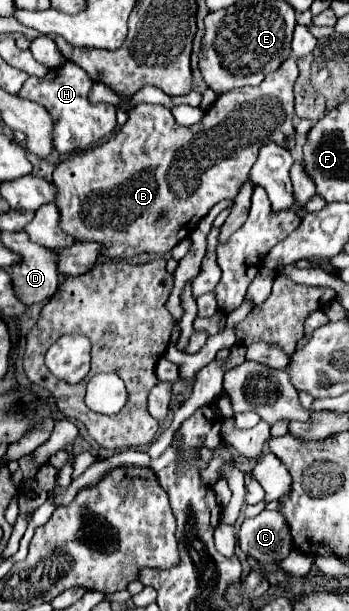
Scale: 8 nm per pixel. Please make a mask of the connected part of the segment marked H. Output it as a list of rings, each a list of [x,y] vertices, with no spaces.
[[[66,62],[64,66],[50,70],[44,78],[30,76],[18,94],[26,100],[40,102],[50,112],[52,122],[54,122],[54,130],[52,130],[54,142],[52,144],[60,154],[82,152],[90,144],[108,136],[116,128],[116,108],[106,106],[106,104],[90,106],[90,102],[88,102],[90,86],[92,86],[92,78],[88,78],[88,74],[84,70],[80,70],[80,66],[76,66],[74,62]]]

